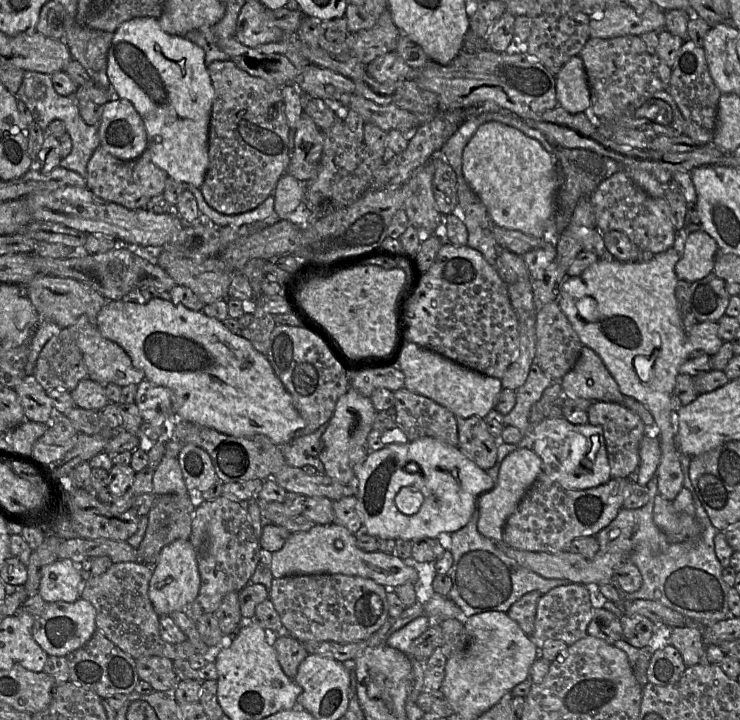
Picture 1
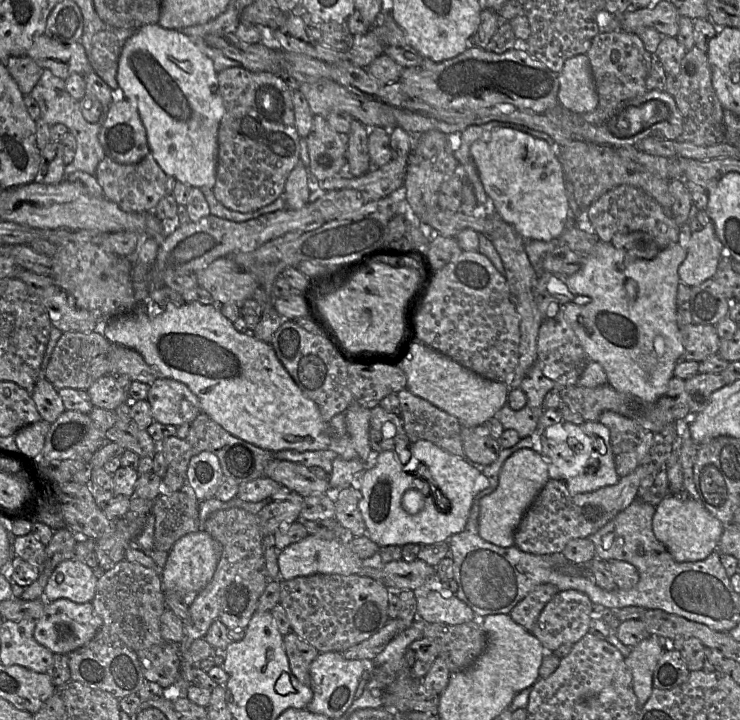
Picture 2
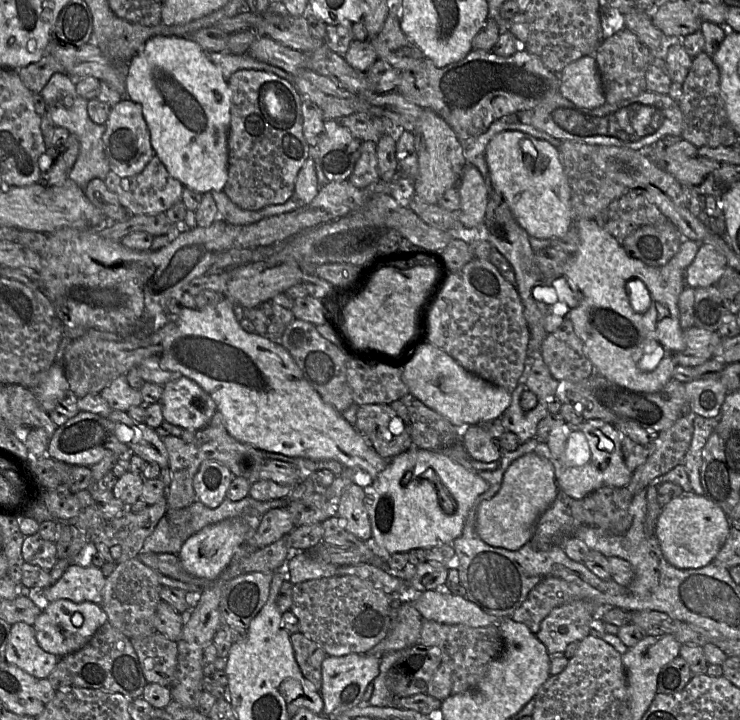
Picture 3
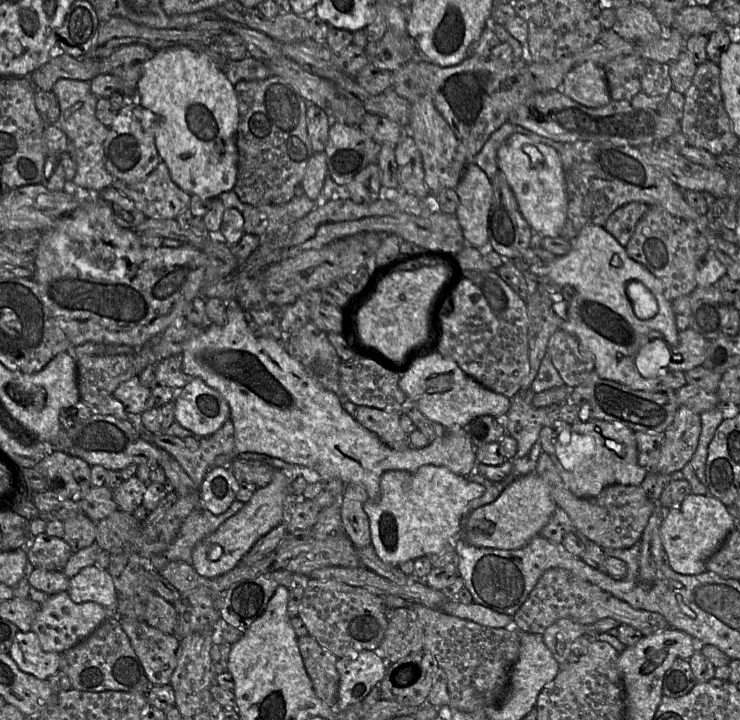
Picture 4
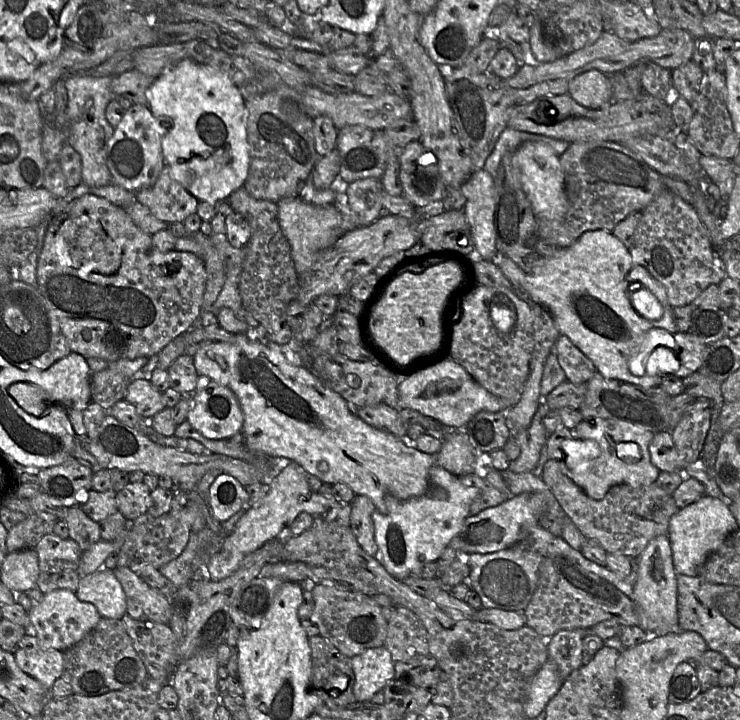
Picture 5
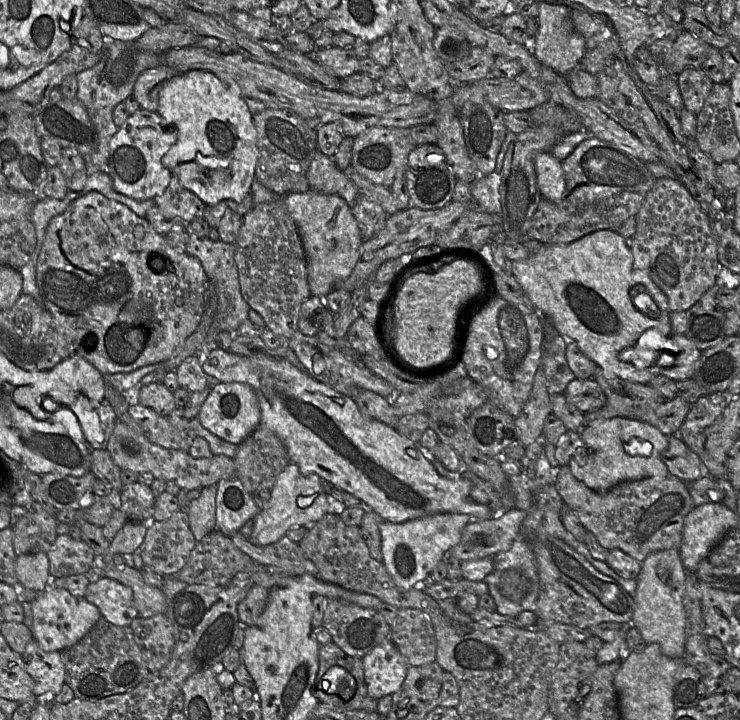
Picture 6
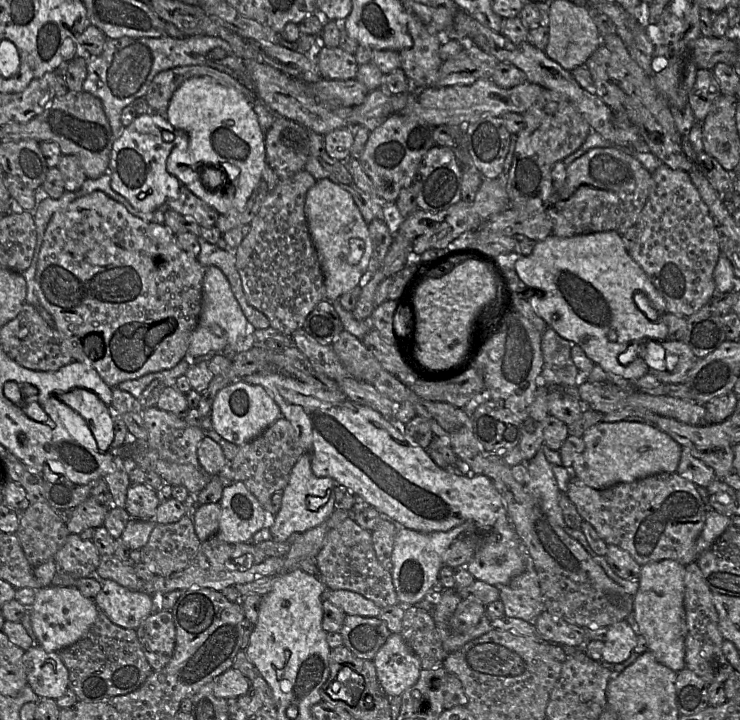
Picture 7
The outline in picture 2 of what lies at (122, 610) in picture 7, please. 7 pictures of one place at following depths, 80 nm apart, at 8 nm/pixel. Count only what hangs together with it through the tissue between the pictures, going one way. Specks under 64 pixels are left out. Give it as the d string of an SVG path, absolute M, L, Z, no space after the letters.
M75 558L57 565L49 577L43 598L47 602L67 599L77 604L91 603L98 578L93 569Z

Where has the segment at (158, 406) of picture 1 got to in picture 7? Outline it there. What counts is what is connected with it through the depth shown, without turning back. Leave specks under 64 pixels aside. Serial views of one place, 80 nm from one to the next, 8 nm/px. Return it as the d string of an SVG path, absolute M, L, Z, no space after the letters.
M240 381L227 385L217 393L209 417L214 430L222 438L242 446L258 437L280 419L282 414L279 406L262 386Z

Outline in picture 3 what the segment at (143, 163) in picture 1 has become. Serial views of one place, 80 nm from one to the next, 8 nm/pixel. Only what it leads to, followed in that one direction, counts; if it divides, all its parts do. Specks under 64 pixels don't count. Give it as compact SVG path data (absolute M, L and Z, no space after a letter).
M155 155L146 167L134 176L119 176L110 170L104 179L107 188L115 193L121 205L131 215L158 215L165 213L175 203L181 201L184 186L176 179L172 178L166 167Z

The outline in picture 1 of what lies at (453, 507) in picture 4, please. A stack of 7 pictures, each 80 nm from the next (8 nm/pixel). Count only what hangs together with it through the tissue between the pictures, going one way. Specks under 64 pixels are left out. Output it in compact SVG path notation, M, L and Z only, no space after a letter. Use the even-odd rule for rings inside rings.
M422 437L403 444L390 444L385 448L370 451L355 477L357 511L361 516L362 532L376 538L404 539L414 541L421 538L437 538L441 533L453 533L467 525L477 498L495 486L485 470L478 467L457 446L448 445L438 439ZM401 488L416 489L423 495L419 511L405 515L397 508L395 498Z

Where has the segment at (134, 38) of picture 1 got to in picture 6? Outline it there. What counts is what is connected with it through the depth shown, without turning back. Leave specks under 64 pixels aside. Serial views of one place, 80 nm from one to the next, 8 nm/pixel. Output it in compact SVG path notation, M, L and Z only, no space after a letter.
M190 70L179 73L162 87L156 112L177 130L177 141L163 156L162 163L178 178L179 183L207 206L224 200L242 202L251 192L259 152L253 114L238 84L225 72Z

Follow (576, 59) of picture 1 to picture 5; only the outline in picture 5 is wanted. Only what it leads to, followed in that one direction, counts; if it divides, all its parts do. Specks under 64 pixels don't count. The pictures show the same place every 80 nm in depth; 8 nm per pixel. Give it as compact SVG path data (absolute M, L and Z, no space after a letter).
M596 69L578 74L570 81L568 94L582 106L598 109L612 102L609 76Z

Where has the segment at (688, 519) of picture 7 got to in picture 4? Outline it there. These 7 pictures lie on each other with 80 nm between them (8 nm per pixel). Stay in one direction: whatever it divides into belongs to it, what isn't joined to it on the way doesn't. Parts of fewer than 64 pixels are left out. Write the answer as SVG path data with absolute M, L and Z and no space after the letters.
M544 451L539 456L535 472L549 485L551 496L557 506L565 511L578 532L590 541L597 543L602 548L614 549L630 548L640 542L654 510L654 504L641 485L614 484L604 488L595 497L577 497L565 486L552 457Z

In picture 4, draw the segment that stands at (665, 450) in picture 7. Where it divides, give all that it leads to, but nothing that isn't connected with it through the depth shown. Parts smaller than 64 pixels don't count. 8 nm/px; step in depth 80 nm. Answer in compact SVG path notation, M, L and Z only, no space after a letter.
M594 420L568 425L556 439L555 453L550 455L565 486L575 496L592 498L614 484L639 486L649 470L638 463L635 432L619 422Z

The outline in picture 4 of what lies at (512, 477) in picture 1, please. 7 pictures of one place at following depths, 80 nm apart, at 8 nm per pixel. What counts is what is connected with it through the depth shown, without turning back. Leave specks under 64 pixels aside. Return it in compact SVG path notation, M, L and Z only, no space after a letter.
M535 473L516 478L492 503L481 506L462 518L462 530L458 537L475 547L513 550L524 547L553 515L557 504L549 485Z

